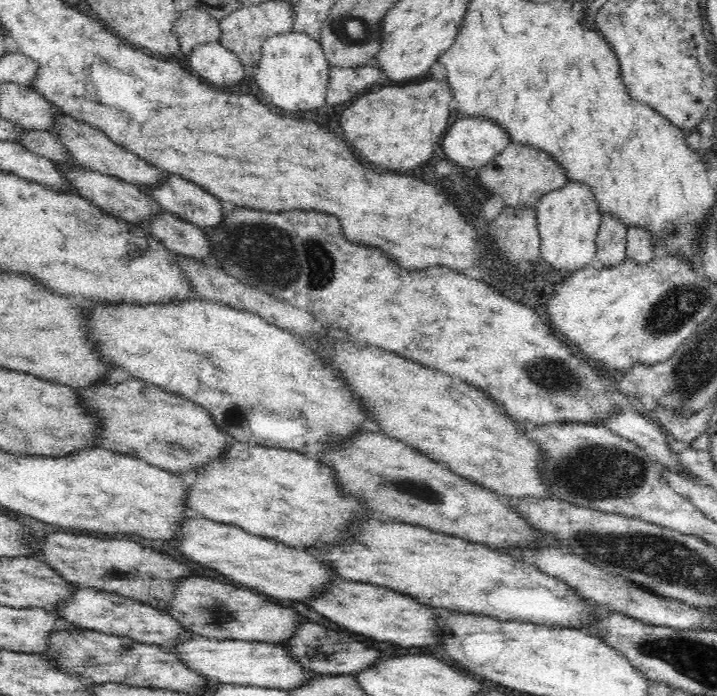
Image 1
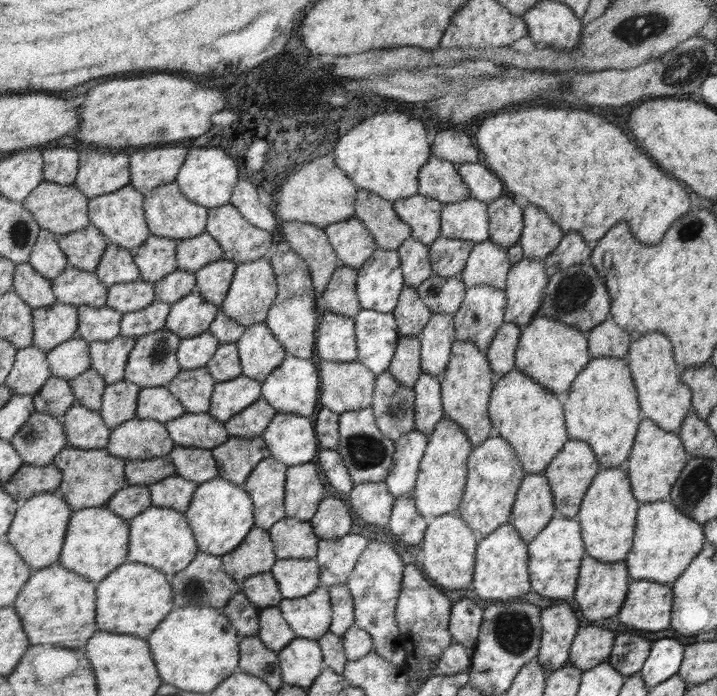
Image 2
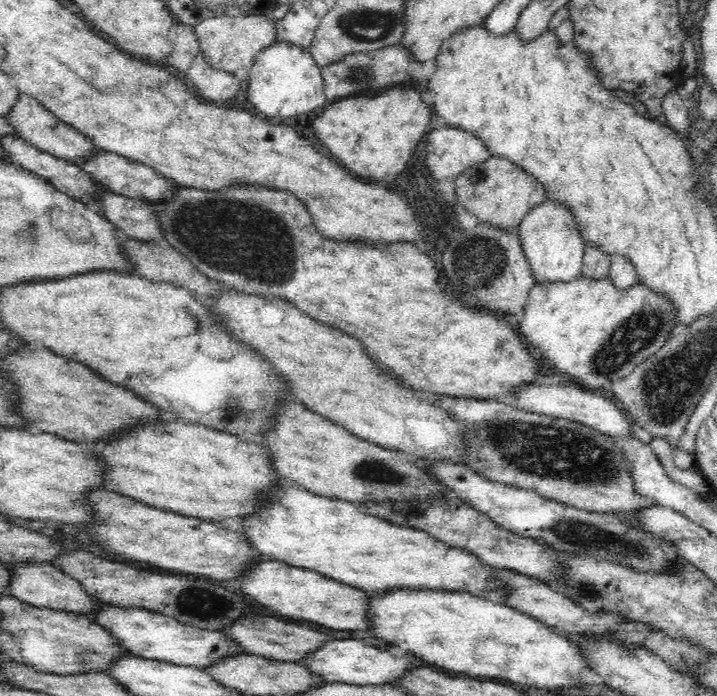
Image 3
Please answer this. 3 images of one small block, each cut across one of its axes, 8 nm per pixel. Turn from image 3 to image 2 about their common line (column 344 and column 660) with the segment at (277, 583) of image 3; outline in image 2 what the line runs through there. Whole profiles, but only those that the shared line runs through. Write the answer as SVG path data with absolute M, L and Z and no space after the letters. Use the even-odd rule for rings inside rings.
M629 580L627 592L615 618L619 624L637 630L657 632L670 626L672 590L643 580Z

